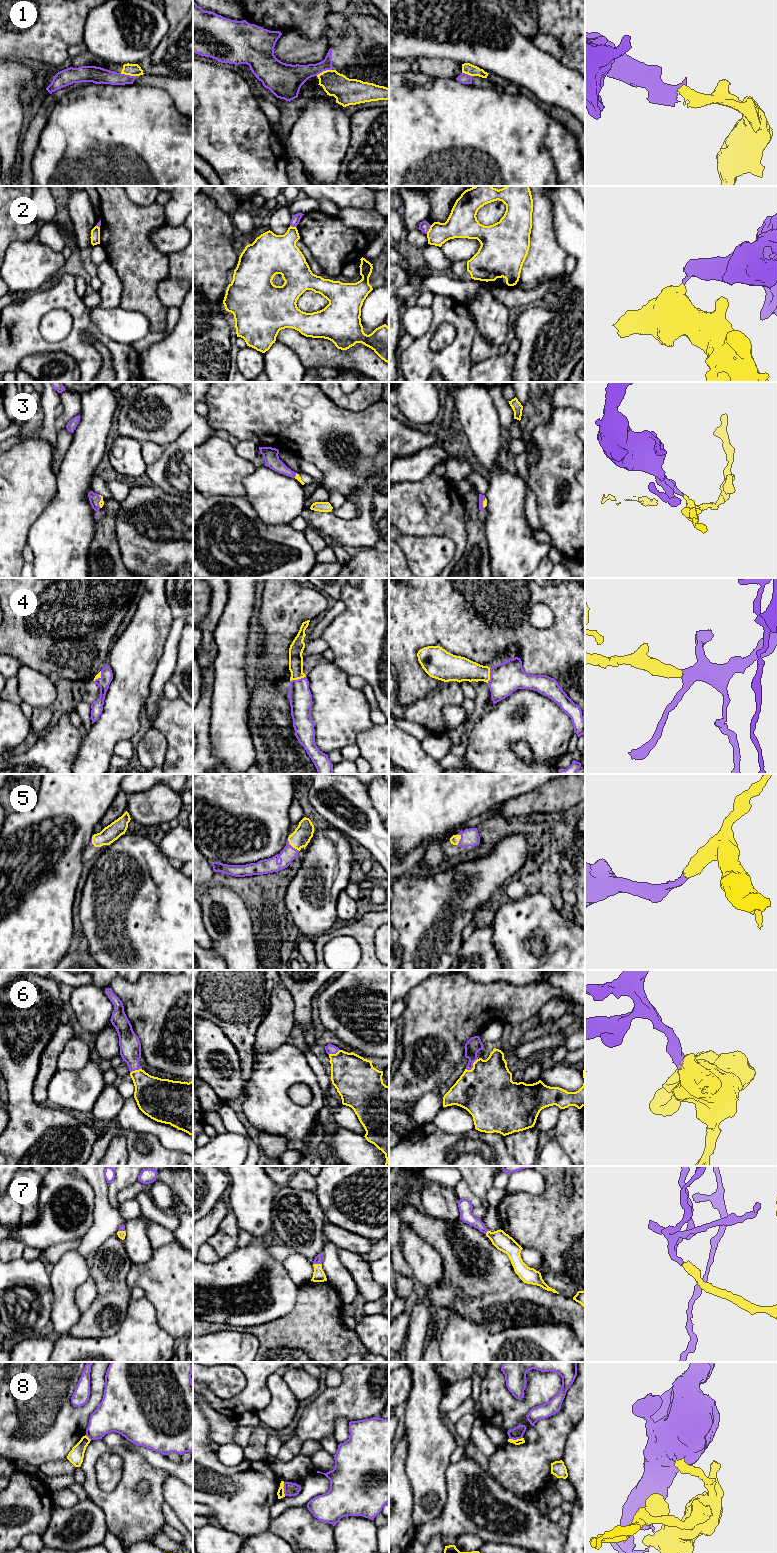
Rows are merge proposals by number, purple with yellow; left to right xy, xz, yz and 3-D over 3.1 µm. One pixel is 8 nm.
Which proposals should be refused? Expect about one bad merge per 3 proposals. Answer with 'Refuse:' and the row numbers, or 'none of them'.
Refuse: 1, 2, 8

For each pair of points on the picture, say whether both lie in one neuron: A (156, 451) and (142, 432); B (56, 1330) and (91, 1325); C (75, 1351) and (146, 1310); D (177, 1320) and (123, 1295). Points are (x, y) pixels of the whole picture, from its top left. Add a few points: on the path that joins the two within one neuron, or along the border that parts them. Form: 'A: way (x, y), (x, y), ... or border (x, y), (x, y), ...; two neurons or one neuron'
A: border (141, 443), (155, 442), (164, 447); two neurons
B: border (82, 1312), (79, 1320), (68, 1333); two neurons
C: way (93, 1351), (108, 1351), (131, 1328); one neuron
D: border (131, 1266), (126, 1278), (126, 1284), (130, 1289); two neurons

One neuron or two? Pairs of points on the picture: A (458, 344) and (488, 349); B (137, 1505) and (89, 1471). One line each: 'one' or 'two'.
A: two
B: one

